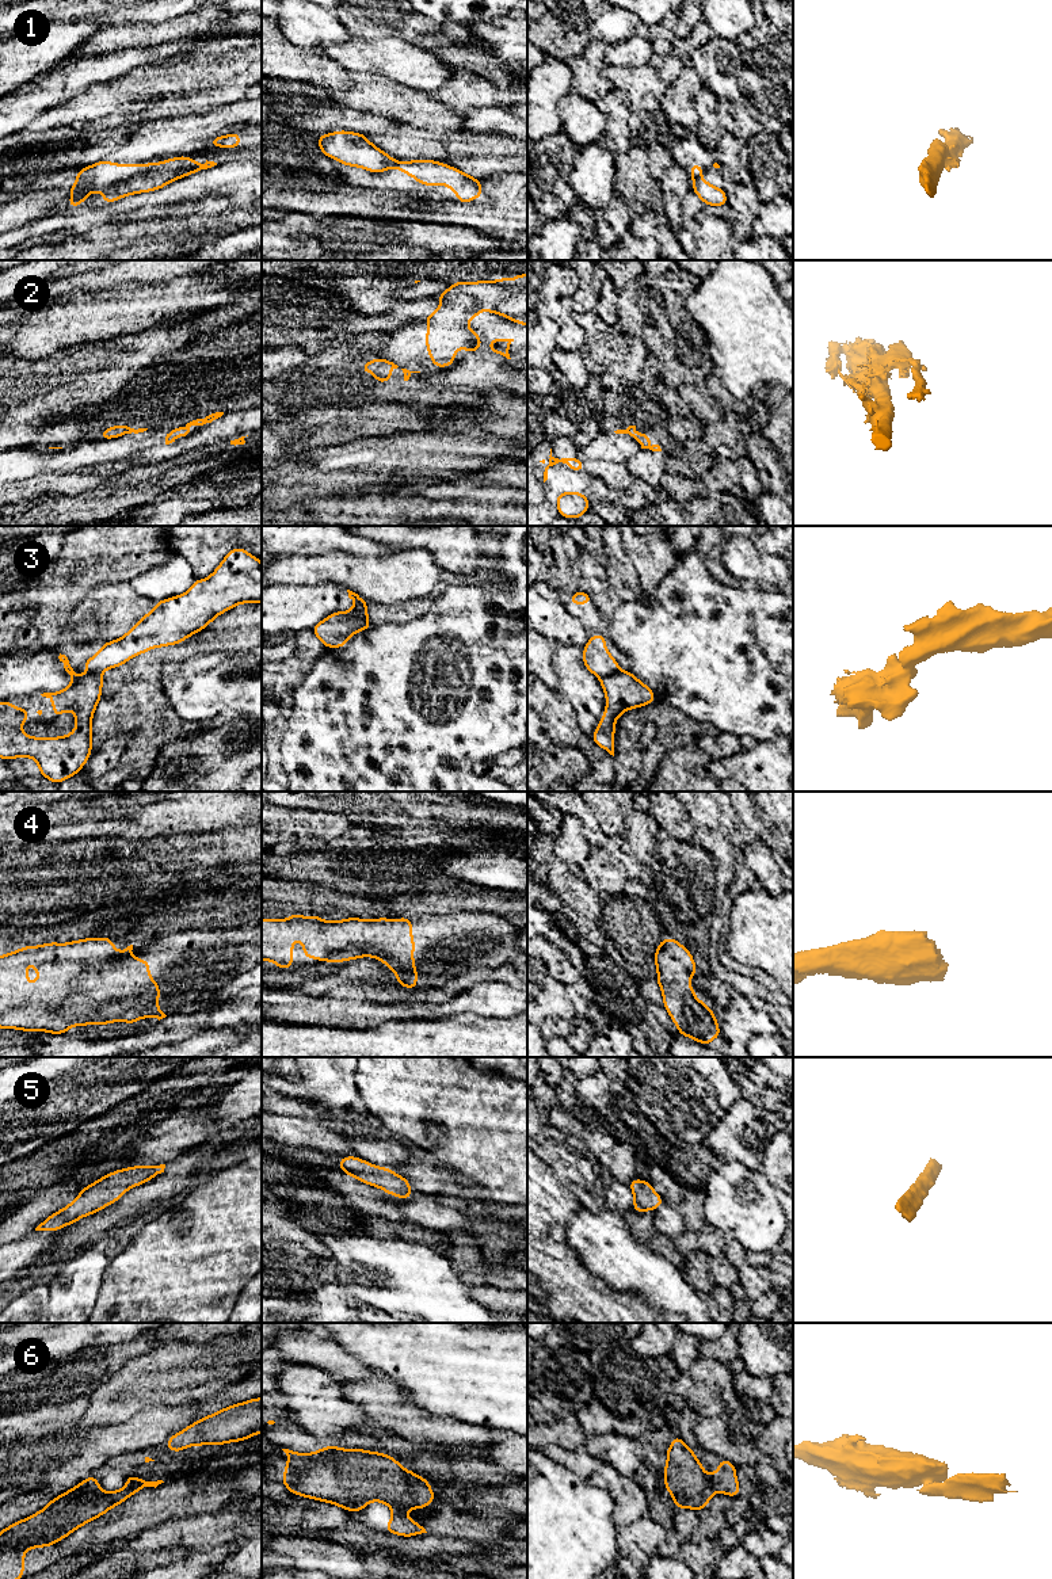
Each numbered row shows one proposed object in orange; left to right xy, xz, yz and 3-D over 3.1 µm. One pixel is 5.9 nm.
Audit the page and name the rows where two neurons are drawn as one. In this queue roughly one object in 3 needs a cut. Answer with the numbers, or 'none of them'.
1, 2, 3

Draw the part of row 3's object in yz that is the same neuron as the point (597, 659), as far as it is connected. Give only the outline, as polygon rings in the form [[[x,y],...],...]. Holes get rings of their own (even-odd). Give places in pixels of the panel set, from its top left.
[[[605,633],[595,634],[591,636],[588,642],[583,647],[584,667],[599,679],[620,671],[620,665],[609,653],[605,640]]]

